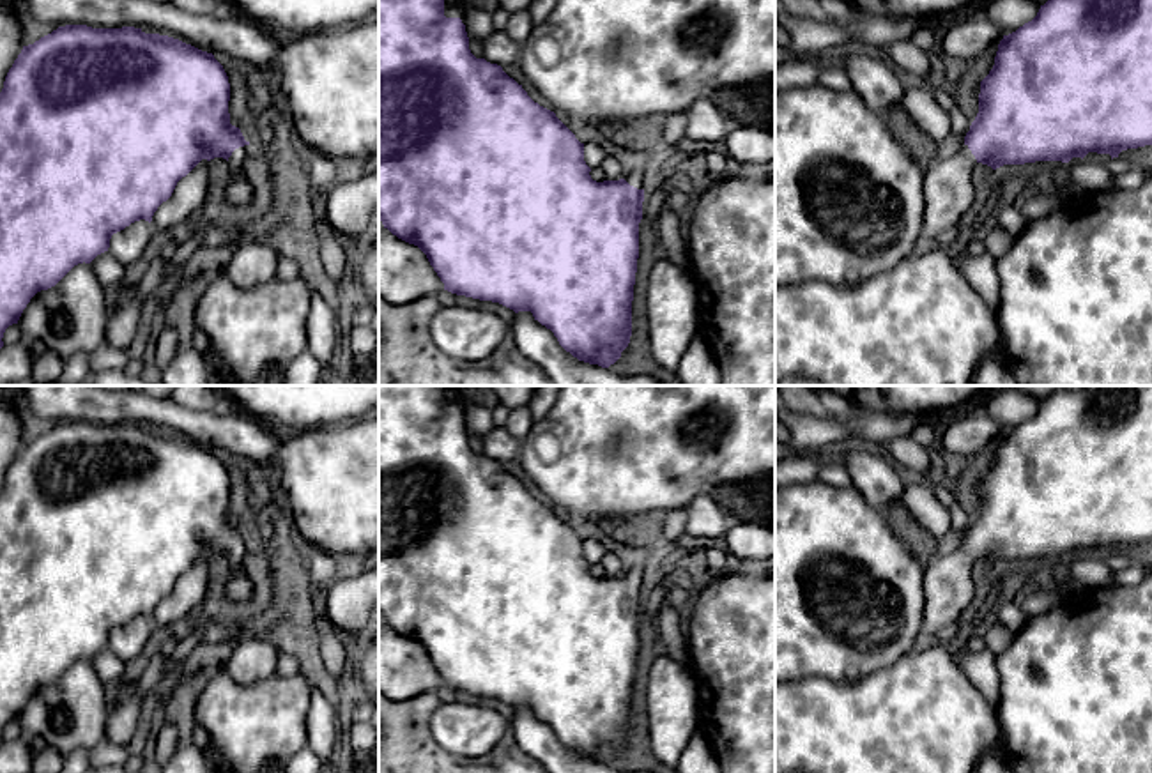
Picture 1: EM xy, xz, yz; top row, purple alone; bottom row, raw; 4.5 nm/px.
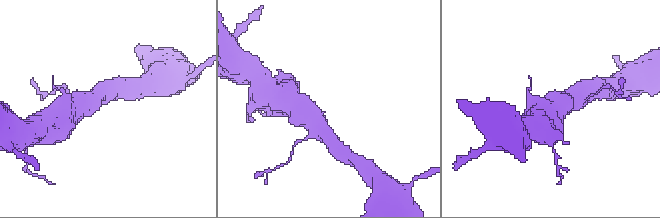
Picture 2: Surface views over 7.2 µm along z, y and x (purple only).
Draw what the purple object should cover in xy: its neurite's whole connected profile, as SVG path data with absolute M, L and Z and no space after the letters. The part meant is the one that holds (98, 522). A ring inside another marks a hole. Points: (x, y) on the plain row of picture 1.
M65 421L34 440L23 442L0 488L0 745L4 743L5 725L18 720L23 706L37 688L55 683L74 662L90 660L97 651L108 647L113 630L140 616L150 619L157 603L172 593L177 578L202 555L227 555L232 564L227 598L230 601L251 600L253 585L242 566L251 545L241 525L230 520L228 497L228 472L214 451L168 432L145 430L134 423L92 425L87 421Z

